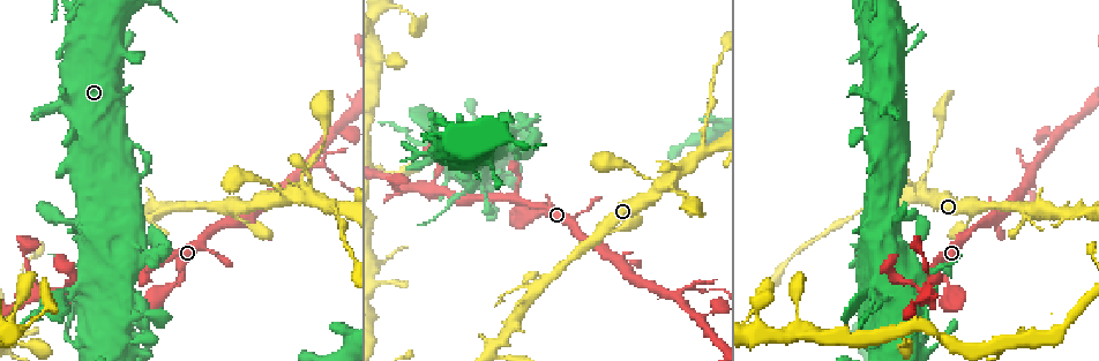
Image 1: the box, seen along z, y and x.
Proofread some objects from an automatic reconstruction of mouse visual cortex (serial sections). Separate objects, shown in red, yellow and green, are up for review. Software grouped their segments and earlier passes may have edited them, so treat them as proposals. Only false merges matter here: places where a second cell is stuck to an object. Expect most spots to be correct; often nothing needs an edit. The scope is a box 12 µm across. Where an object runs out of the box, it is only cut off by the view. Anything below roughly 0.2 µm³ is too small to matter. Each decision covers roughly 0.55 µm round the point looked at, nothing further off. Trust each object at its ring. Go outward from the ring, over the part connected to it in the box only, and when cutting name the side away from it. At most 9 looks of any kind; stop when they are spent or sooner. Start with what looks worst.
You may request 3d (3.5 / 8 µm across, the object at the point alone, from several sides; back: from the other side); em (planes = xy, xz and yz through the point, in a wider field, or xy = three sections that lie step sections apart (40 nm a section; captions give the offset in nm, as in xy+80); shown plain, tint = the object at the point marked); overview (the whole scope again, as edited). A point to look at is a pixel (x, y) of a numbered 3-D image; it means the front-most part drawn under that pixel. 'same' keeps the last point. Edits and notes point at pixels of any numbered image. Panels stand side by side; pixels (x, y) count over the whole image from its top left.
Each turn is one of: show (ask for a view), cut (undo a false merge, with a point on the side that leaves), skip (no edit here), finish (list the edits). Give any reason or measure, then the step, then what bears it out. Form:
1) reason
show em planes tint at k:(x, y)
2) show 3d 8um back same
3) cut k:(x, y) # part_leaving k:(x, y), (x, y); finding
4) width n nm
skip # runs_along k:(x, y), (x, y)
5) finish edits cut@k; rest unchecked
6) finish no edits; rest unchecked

four or more arms meet
show 3d 8um at 1:(668, 182)

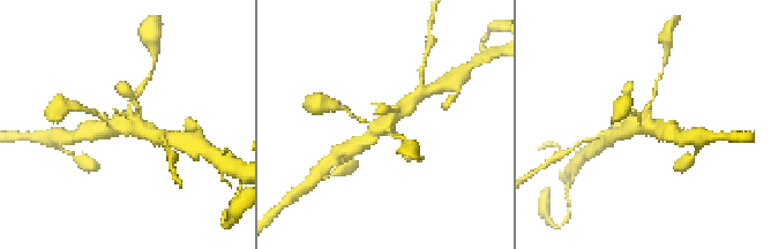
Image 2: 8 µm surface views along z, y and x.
show 3d 3.5um at 2:(129, 128)

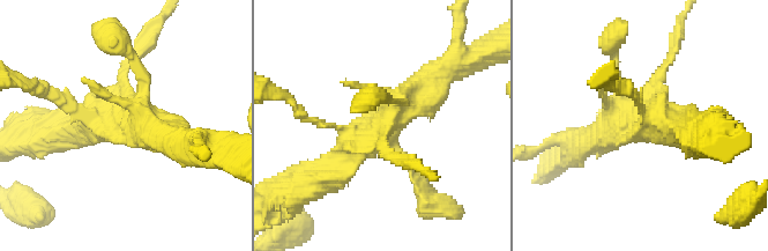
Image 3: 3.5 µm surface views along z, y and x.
skip # runs_along 3:(318, 179), (435, 76); one cell here

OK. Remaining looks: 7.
show 3d 8um at 1:(310, 169)

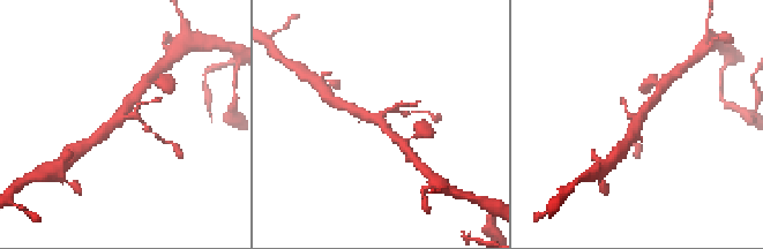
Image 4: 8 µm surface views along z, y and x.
shape alone is not enough
show em xy step 3 tint at 4:(637, 117)

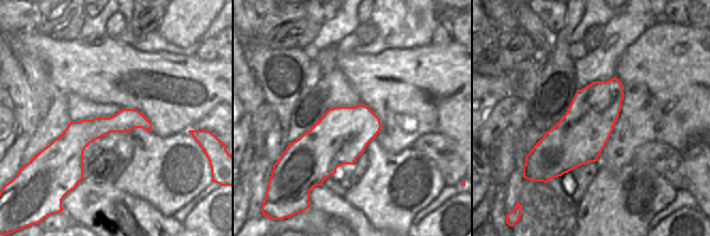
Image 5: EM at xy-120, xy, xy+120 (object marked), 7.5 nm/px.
width 420 nm
skip # runs_along 4:(95, 140), (124, 114), (137, 95); one cell here

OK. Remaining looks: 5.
sharp bend
show 3d 3.5um back at 1:(528, 128)

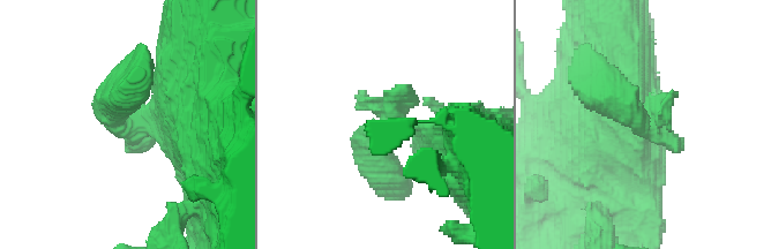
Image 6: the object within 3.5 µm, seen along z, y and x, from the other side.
skip # runs_along 6:(444, 148), (391, 181); one cell here

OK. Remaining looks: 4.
sharp bend
show 3d 8um at 1:(412, 189)

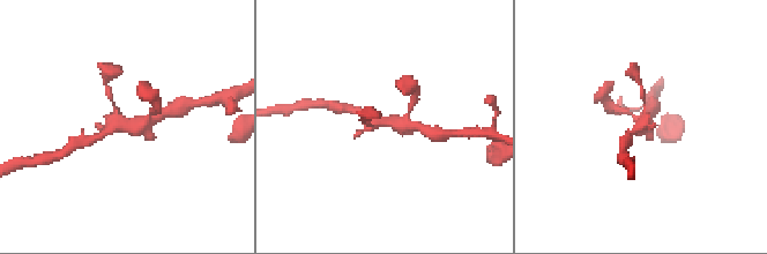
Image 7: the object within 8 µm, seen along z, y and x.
zoom in
show 3d 3.5um back at 7:(123, 125)

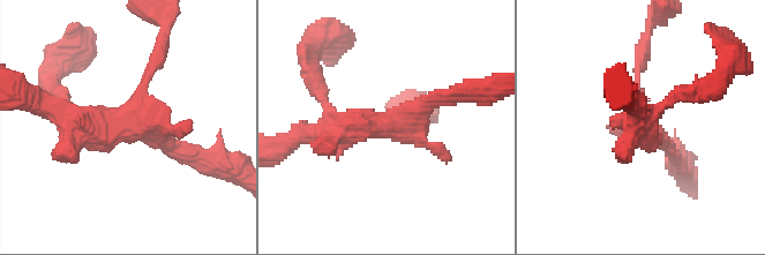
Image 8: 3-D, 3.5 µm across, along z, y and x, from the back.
show em xy step 1 tint at 8:(383, 124)

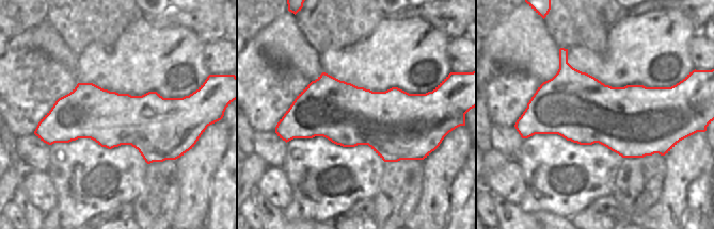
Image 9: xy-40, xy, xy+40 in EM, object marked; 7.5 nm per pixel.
skip # runs_along 8:(53, 107), (117, 132), (152, 65); one cell here

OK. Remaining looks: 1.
finish no edits; rest unchecked

